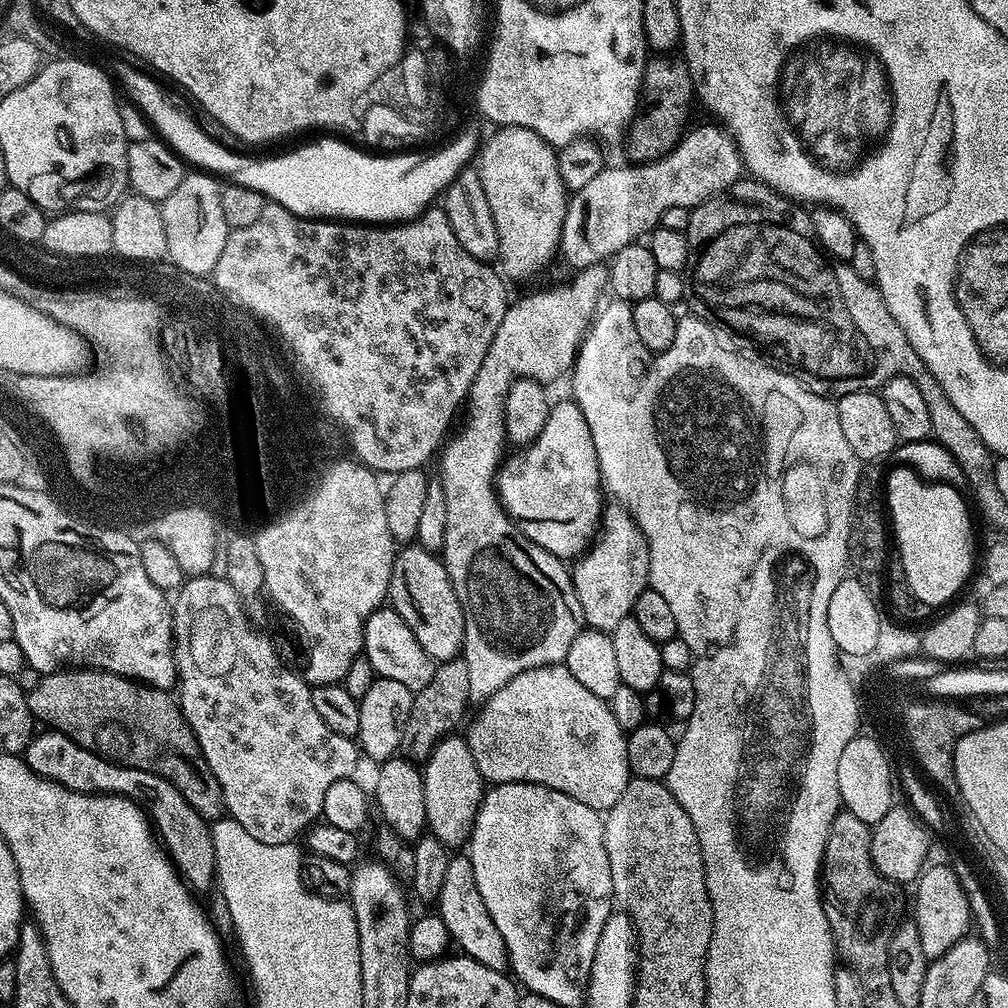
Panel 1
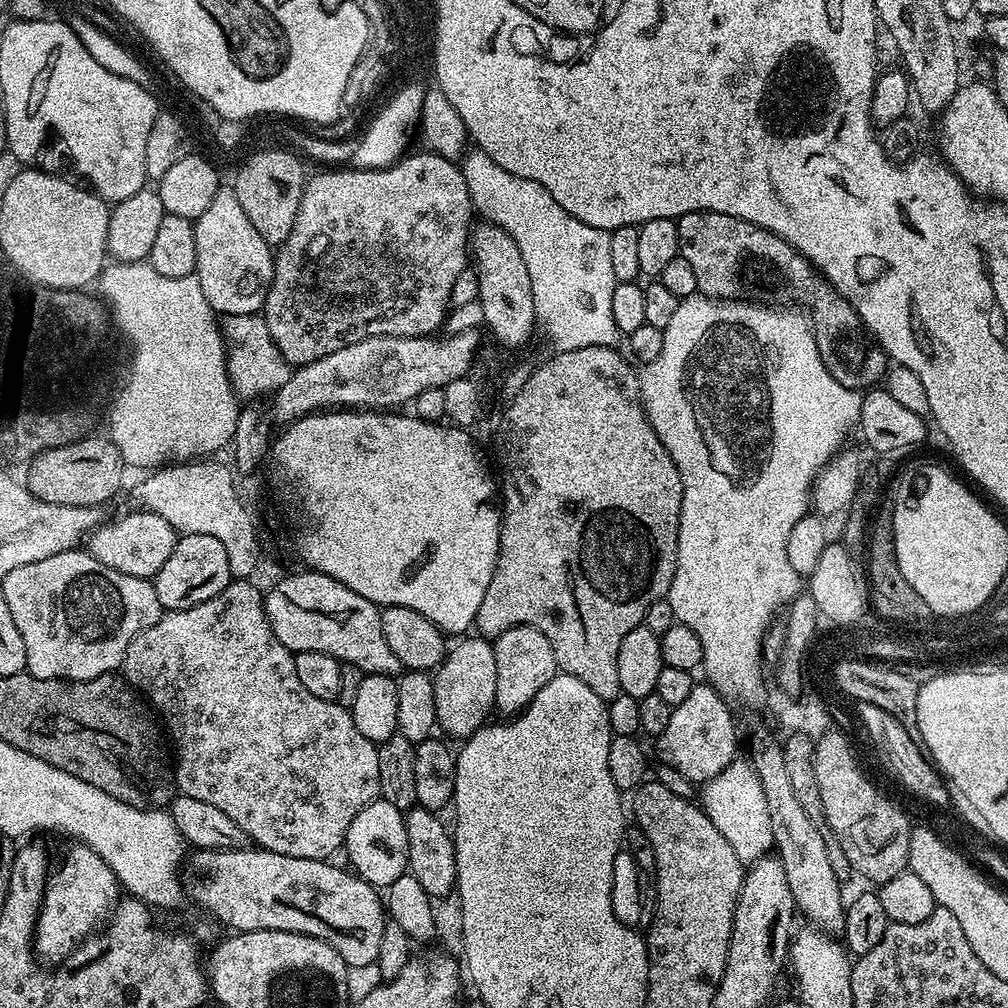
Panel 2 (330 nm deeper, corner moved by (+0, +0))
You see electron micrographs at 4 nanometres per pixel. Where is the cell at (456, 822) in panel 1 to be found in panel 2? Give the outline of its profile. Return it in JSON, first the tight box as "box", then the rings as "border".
{"box":[432,634,498,738],"border":[[[468,634],[457,640],[460,641],[453,648],[451,645],[445,651],[444,660],[432,676],[434,710],[439,731],[444,731],[445,737],[467,738],[489,723],[491,716],[488,715],[491,712],[493,714],[496,708],[495,683],[498,681],[498,675],[491,639],[479,634]]]}

